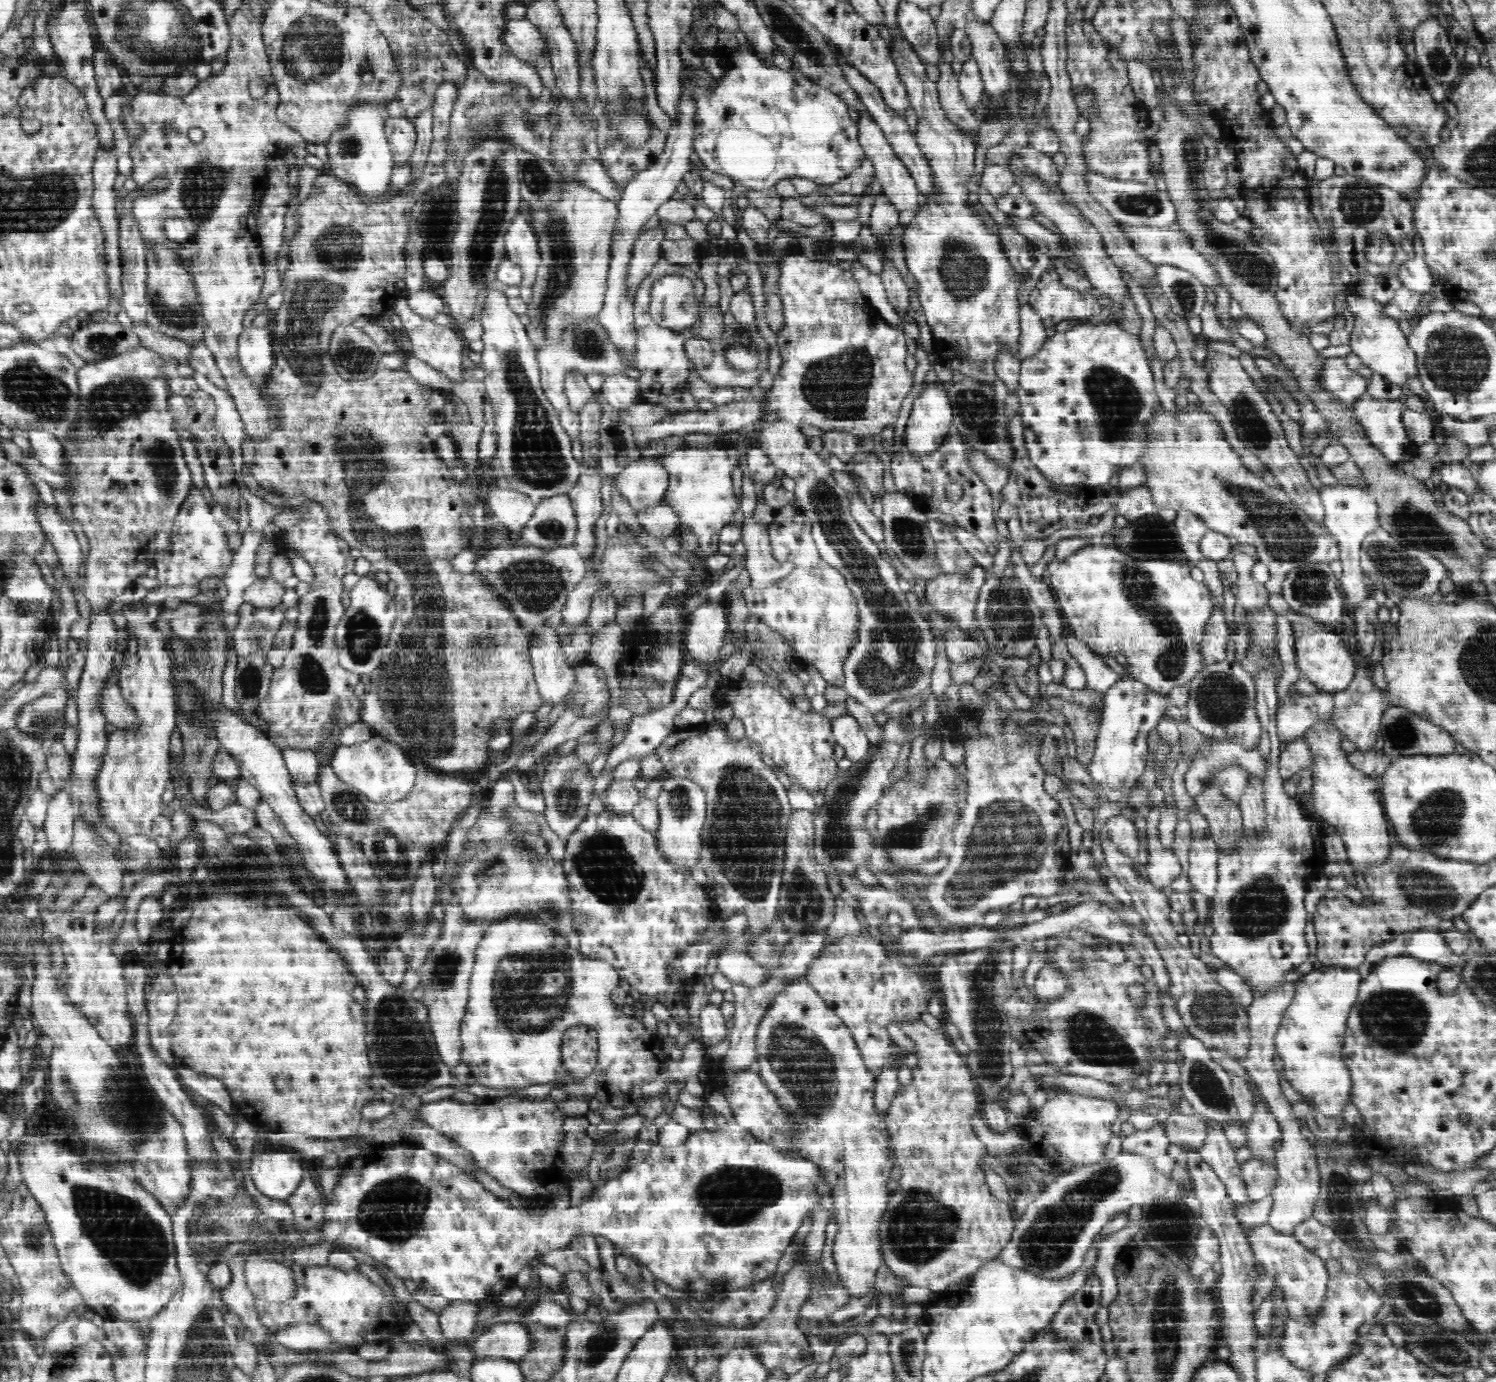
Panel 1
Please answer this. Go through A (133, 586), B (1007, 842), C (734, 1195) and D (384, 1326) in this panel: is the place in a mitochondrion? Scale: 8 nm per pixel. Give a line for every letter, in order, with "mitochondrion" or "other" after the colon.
A: other
B: mitochondrion
C: mitochondrion
D: other

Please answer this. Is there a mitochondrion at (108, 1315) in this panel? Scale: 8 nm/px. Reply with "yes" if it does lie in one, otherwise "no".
no

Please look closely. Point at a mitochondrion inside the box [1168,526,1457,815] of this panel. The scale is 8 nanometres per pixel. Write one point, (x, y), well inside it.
(1404, 571)

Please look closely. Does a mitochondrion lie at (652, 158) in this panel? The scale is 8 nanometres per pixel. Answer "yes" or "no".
no

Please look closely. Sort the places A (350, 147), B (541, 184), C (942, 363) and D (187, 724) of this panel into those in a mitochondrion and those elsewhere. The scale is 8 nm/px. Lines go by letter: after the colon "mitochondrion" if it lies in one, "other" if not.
A: mitochondrion
B: mitochondrion
C: other
D: other

